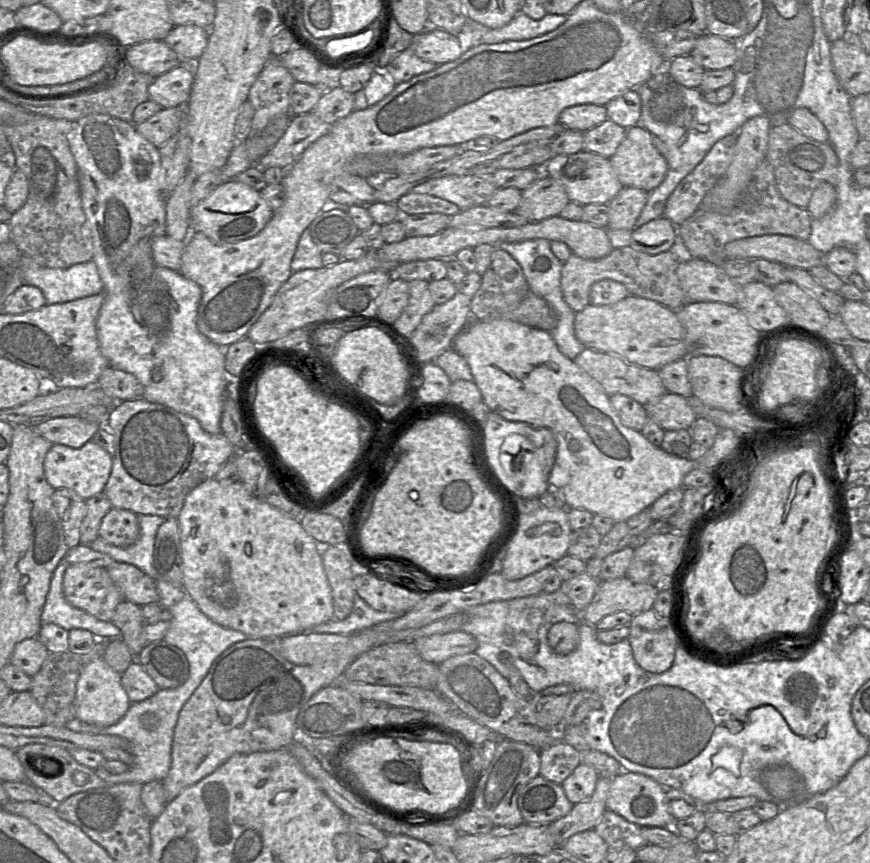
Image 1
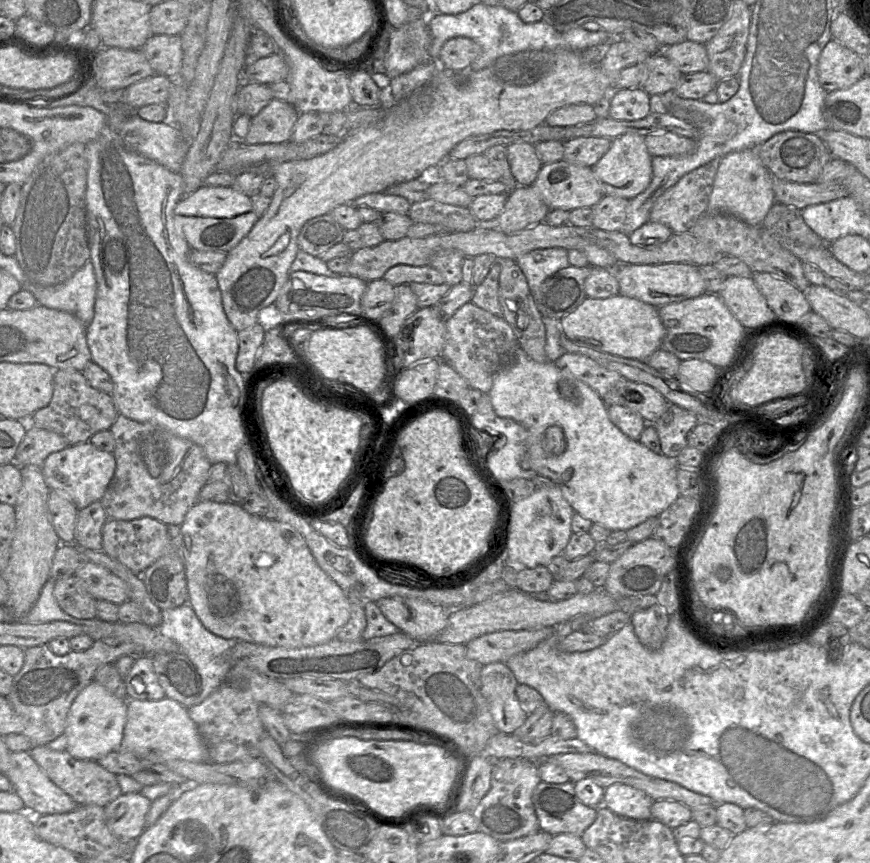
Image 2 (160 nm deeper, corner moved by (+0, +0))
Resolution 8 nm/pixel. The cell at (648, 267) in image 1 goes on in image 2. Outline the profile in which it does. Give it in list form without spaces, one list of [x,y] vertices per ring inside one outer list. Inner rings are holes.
[[[569,265],[547,278],[533,294],[541,315],[560,320],[575,310],[587,297],[584,282],[593,268]]]

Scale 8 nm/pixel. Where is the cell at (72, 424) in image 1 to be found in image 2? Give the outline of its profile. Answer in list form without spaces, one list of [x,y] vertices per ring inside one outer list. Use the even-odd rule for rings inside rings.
[[[27,423],[27,431],[17,448],[14,464],[19,467],[42,466],[50,454],[68,446],[69,443],[63,436],[49,430],[29,426]]]

